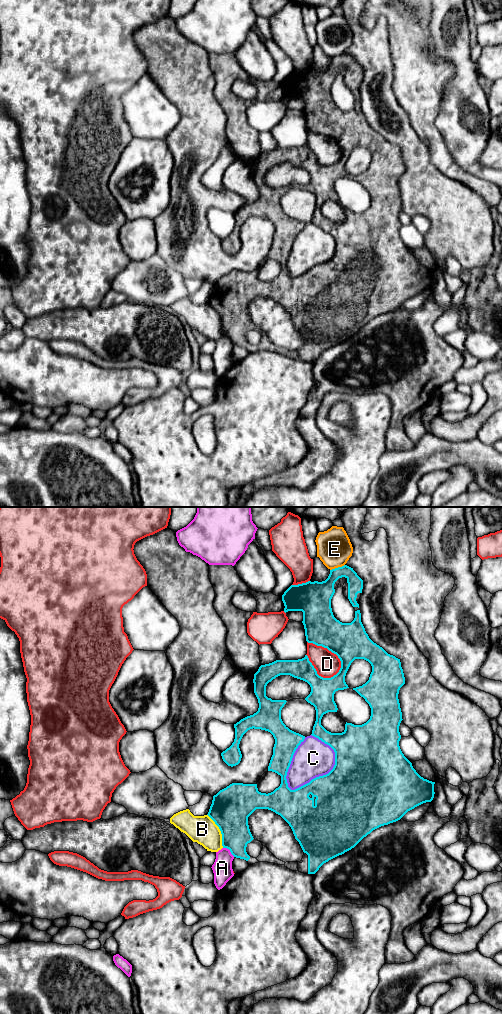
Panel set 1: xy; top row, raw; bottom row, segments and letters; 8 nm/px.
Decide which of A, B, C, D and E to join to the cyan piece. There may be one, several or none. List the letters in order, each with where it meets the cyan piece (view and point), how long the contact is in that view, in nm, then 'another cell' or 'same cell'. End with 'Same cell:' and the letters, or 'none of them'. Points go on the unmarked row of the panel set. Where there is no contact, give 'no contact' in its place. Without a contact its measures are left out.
A: meets cyan in xy at (229, 337); contact 120 nm long; another cell
B: meets cyan in xy at (220, 318); contact 300 nm long; another cell
C: meets cyan in xy at (332, 257); contact 480 nm long; another cell
D: meets cyan in xy at (332, 140); contact 360 nm long; another cell
E: meets cyan in xy at (338, 55); contact 130 nm long; another cell
Same cell: none of them

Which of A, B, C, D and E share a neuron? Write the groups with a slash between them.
A / B C / D / E

